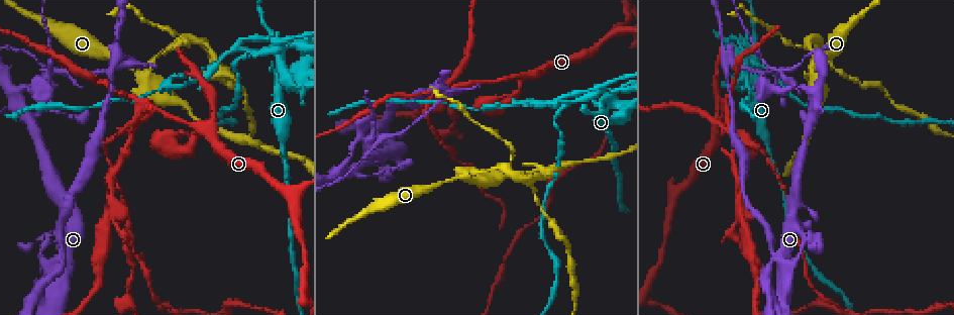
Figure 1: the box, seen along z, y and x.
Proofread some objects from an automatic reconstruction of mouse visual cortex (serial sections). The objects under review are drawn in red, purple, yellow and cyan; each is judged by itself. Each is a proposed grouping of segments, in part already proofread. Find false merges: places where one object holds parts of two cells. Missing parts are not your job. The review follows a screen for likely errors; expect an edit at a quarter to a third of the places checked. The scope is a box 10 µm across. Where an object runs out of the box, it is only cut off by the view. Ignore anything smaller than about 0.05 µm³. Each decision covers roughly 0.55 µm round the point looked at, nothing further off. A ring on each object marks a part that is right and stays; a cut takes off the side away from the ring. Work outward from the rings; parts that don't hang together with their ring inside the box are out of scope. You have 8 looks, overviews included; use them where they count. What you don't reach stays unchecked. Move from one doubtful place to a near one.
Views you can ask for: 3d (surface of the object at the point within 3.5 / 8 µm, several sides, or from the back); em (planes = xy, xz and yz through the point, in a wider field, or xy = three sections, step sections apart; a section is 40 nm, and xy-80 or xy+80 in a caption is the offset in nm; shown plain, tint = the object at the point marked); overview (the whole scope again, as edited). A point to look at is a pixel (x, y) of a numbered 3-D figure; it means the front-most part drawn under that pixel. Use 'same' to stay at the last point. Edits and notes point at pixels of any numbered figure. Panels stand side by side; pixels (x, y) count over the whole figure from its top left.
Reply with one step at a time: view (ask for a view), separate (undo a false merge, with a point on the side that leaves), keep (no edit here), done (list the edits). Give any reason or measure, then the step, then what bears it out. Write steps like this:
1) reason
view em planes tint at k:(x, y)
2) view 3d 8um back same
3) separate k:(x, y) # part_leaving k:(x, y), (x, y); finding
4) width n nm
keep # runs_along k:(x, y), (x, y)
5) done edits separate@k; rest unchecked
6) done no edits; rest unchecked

two arms in line, one across
view 3d 8um at 1:(815, 77)

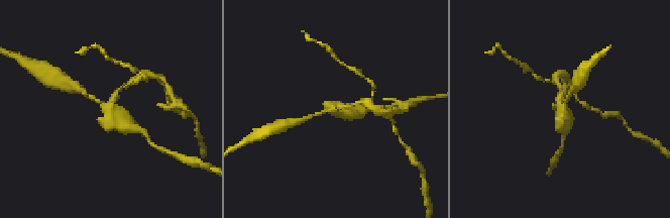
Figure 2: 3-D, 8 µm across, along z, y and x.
view em xy step 5 tint same

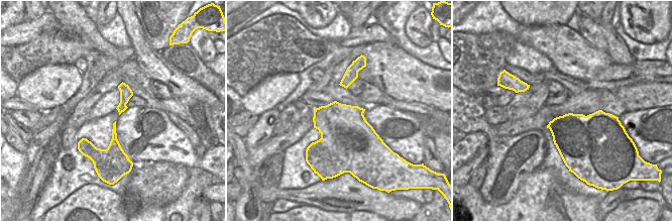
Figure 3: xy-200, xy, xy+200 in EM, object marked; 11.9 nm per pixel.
width 600 nm
separate 2:(555, 81) # part_leaving 2:(559, 100), (559, 75); two cells meet here

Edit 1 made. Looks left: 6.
view overview

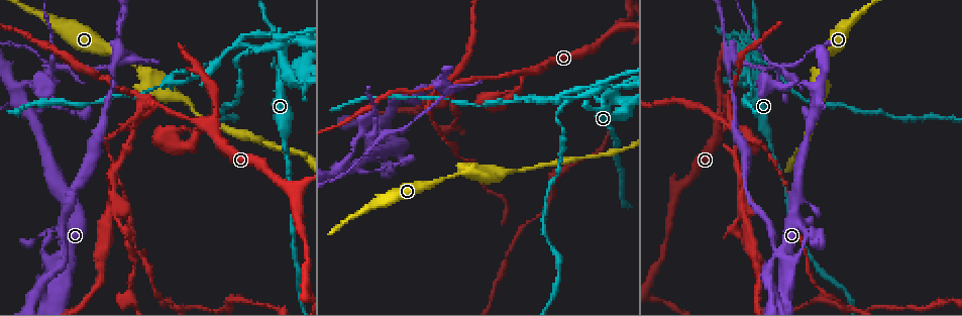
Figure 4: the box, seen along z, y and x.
sharp bend
view 3d 3.5um at 4:(284, 50)

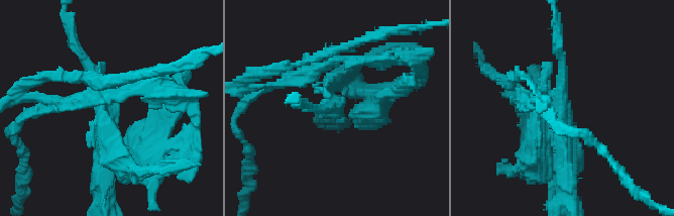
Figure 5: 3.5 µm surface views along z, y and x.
shape alone is not enough
view em xy step 5 tint at 5:(559, 105)

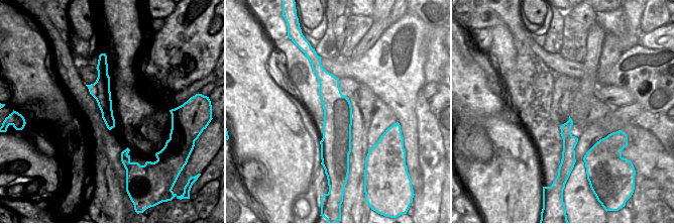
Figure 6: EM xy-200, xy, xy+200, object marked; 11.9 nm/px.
width 340 nm
separate 5:(80, 103) # part_leaving 5:(547, 106), (534, 152), (552, 152); a second cell is stuck on

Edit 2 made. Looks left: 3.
view overview

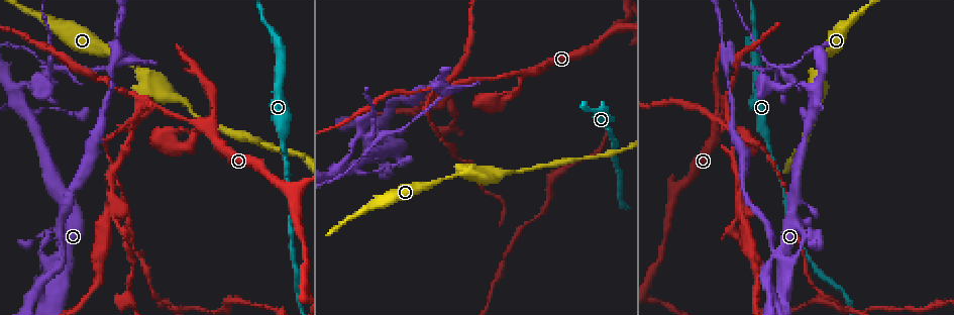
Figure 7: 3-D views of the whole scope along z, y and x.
a fork
view 3d 3.5um at 7:(50, 289)

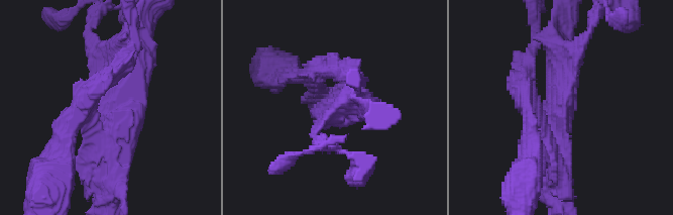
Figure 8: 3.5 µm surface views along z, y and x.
shape alone is not enough
view em xy step 5 tint at 8:(560, 112)

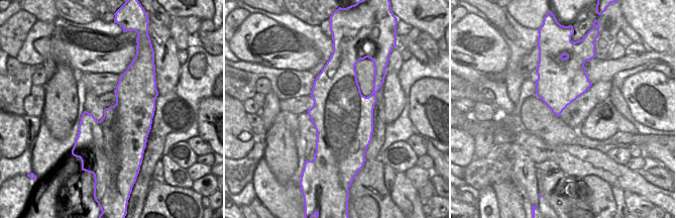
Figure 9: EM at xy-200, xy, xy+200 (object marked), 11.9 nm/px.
width 700 nm
separate 8:(78, 91) # a second cell is stuck on

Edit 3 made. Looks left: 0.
done edits separate@2, separate@5, separate@8; rest unchecked

